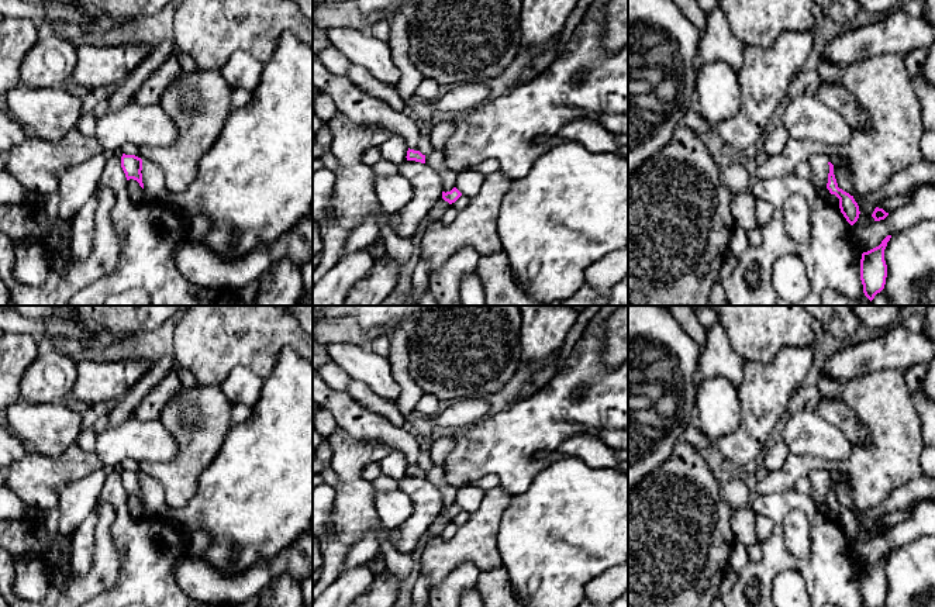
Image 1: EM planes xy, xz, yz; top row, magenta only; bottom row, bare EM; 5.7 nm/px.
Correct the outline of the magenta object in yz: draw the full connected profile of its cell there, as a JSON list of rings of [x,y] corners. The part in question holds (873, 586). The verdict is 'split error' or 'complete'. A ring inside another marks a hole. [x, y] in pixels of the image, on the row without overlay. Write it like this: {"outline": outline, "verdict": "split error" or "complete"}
{"outline": [[[887,551],[881,559],[862,569],[860,596],[863,607],[881,607],[886,600],[887,580],[884,576],[884,565],[891,551]]], "verdict": "complete"}

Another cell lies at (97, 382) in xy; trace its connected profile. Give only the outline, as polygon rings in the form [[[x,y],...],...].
[[[79,361],[76,382],[70,394],[84,403],[114,404],[148,372],[151,361]]]

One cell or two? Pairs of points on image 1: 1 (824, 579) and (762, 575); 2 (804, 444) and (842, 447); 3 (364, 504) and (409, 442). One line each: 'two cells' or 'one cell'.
1: one cell
2: one cell
3: two cells

